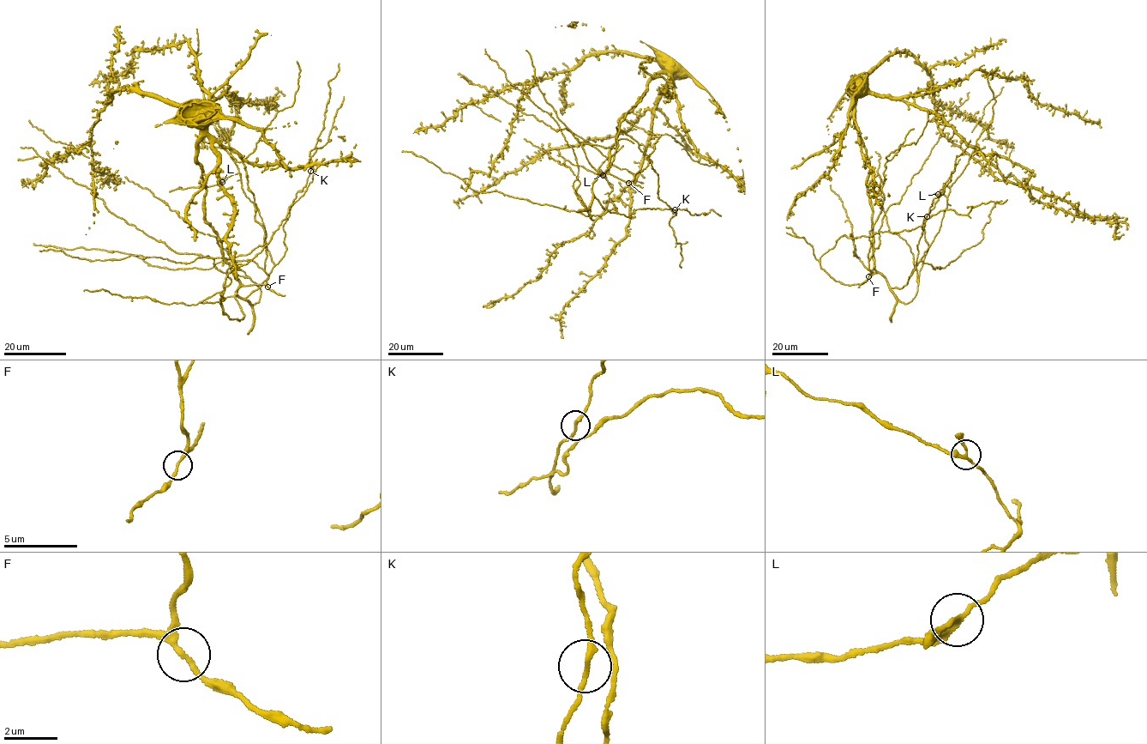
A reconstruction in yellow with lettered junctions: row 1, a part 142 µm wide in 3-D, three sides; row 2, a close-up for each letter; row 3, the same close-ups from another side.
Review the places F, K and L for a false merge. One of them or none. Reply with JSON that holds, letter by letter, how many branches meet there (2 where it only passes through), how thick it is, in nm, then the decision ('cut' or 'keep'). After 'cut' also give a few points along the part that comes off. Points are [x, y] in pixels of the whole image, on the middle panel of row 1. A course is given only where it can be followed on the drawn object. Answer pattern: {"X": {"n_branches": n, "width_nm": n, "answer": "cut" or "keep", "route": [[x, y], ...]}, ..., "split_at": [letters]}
{"F": {"n_branches": 3, "width_nm": 160, "answer": "keep"}, "K": {"n_branches": 3, "width_nm": 170, "answer": "keep"}, "L": {"n_branches": 3, "width_nm": 170, "answer": "keep"}, "split_at": []}

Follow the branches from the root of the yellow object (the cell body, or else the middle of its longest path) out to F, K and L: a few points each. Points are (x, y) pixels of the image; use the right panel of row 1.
F: (867, 176), (873, 261), (873, 269), (867, 276)
K: (867, 176), (873, 269), (891, 287), (903, 287), (915, 269), (917, 244), (927, 216)
L: (867, 176), (873, 269), (891, 287), (900, 288), (907, 283), (939, 231), (946, 198), (938, 194)

